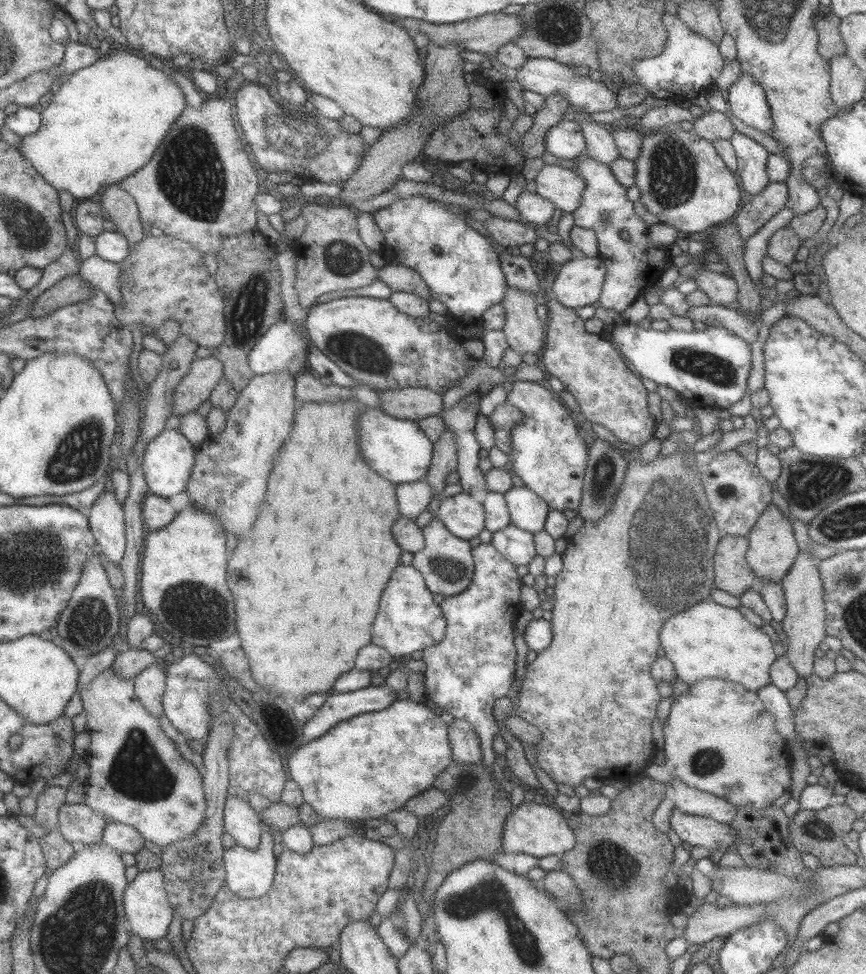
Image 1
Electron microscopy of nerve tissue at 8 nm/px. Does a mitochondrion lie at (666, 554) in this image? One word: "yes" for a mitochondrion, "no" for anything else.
yes

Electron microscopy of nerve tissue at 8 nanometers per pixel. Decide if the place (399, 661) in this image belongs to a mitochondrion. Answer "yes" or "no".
no

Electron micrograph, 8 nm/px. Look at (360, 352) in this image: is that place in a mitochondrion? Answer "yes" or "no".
yes

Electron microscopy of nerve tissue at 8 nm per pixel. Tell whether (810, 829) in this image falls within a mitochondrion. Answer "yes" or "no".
no

